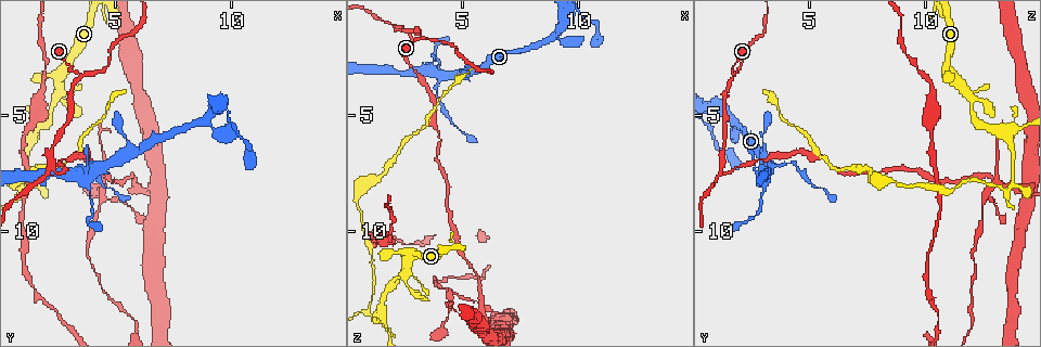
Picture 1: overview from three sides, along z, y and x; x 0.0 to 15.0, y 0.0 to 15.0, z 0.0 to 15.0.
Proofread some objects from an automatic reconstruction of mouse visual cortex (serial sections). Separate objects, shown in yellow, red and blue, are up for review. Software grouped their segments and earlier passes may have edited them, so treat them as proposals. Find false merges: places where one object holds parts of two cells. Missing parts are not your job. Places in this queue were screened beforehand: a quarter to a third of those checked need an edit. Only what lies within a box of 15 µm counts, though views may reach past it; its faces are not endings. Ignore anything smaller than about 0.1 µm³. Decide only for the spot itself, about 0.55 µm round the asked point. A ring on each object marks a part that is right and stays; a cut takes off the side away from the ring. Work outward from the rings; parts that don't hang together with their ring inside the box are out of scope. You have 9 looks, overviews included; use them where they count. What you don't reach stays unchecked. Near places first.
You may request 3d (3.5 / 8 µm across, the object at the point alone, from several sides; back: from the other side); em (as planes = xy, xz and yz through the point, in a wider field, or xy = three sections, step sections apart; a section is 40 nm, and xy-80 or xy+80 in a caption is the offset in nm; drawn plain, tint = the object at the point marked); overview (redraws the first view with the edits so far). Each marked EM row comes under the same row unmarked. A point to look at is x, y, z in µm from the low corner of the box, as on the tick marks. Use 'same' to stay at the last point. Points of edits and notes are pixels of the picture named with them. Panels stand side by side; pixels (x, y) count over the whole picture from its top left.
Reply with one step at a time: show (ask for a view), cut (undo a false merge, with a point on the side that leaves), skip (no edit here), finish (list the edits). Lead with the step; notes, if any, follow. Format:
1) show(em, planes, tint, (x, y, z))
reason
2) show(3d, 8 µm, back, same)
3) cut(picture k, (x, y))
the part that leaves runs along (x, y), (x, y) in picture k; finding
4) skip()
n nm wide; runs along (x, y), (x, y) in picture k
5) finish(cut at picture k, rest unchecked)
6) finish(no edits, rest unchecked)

show(3d, 8 µm, (2.6, 4.2, 11.9))
thick turns thin

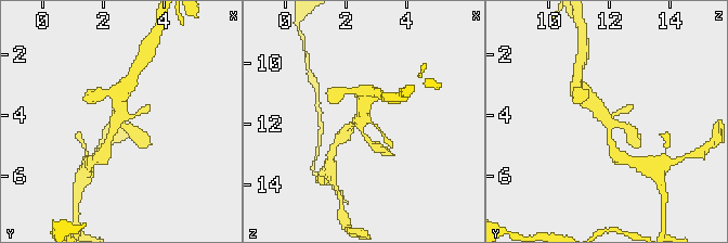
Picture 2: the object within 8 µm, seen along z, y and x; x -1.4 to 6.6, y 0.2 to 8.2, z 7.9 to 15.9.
show(em, xy, step 5, tint, (2.5, 4.3, 12.0))
shape alone is not enough

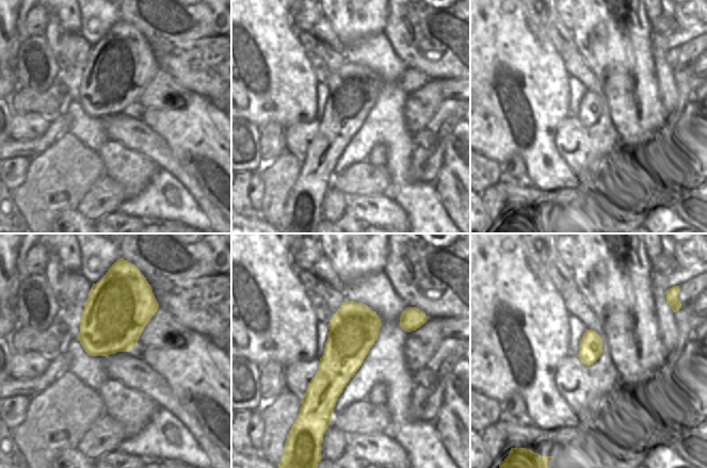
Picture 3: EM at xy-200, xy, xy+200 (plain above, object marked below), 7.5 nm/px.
skip()
runs along (589, 99), (610, 123), (613, 150) in picture 2; one cell here

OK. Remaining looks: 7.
show(3d, 3.5 µm, back, (1.5, 5.7, 13.8))
narrows sharply

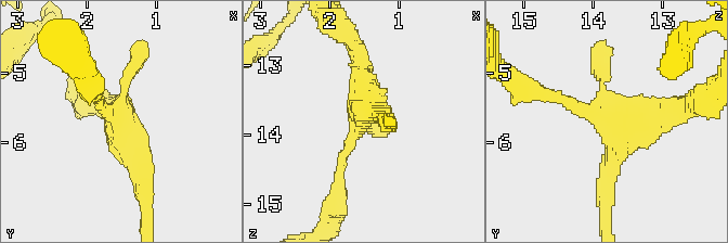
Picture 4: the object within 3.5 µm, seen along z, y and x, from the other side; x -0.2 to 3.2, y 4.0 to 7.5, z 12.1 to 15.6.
show(em, xy, step 1, tint, (1.55, 5.60, 13.70))
need the tissue

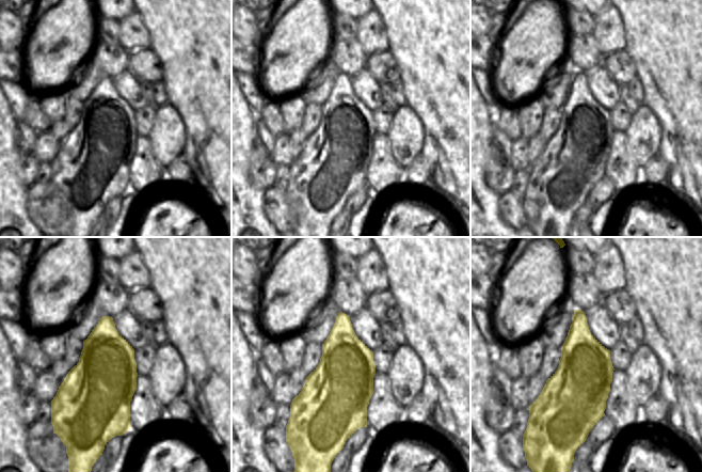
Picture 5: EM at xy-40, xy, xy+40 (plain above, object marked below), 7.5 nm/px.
show(em, xy, step 2, tint, same)
cut it another way

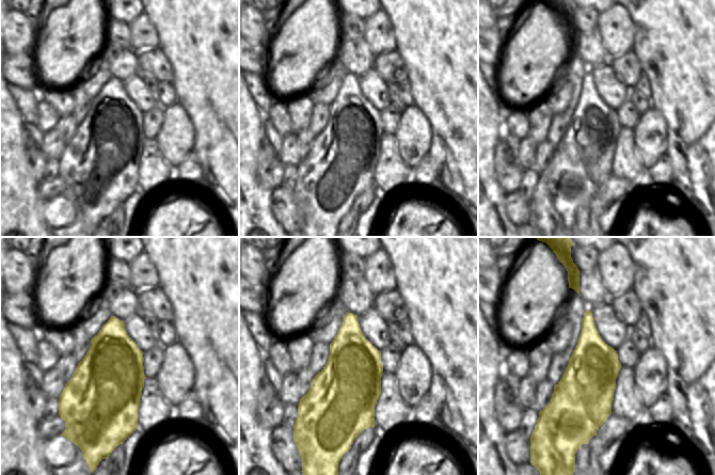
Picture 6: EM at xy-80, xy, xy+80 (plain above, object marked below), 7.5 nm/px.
skip()
runs along (683, 103), (629, 127), (605, 196) in picture 4; one cell here

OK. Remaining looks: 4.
show(3d, 3.5 µm, (4.2, 7.3, 3.3))
branch point

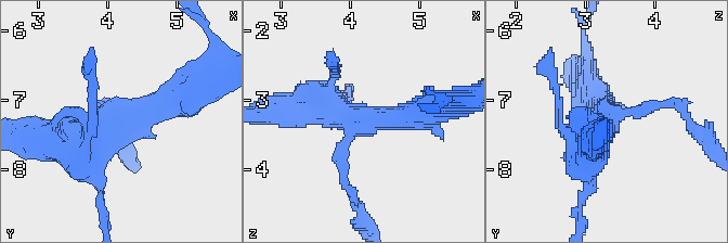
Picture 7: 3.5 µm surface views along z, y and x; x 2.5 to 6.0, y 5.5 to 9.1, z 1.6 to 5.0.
show(em, xy, step 1, tint, (4.15, 7.35, 3.25))
need the tissue

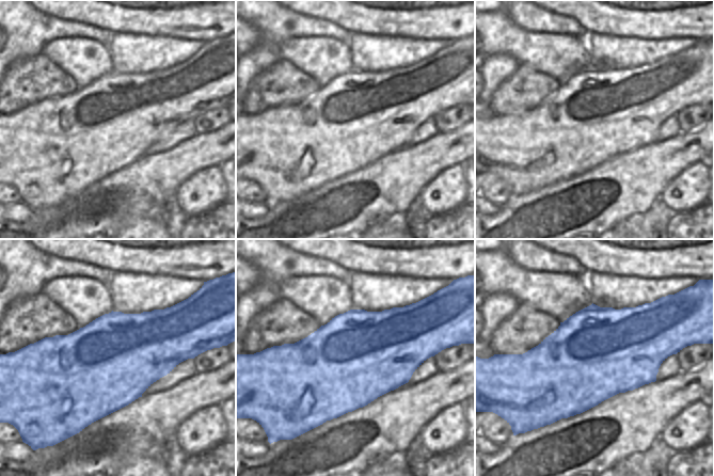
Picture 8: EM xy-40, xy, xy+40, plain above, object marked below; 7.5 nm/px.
cut(picture 7, (668, 104))
the part that leaves runs along (632, 113), (676, 102), (709, 142) in picture 7; two cells meet here

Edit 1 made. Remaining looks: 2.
finish(cut at picture 7, rest unchecked)

